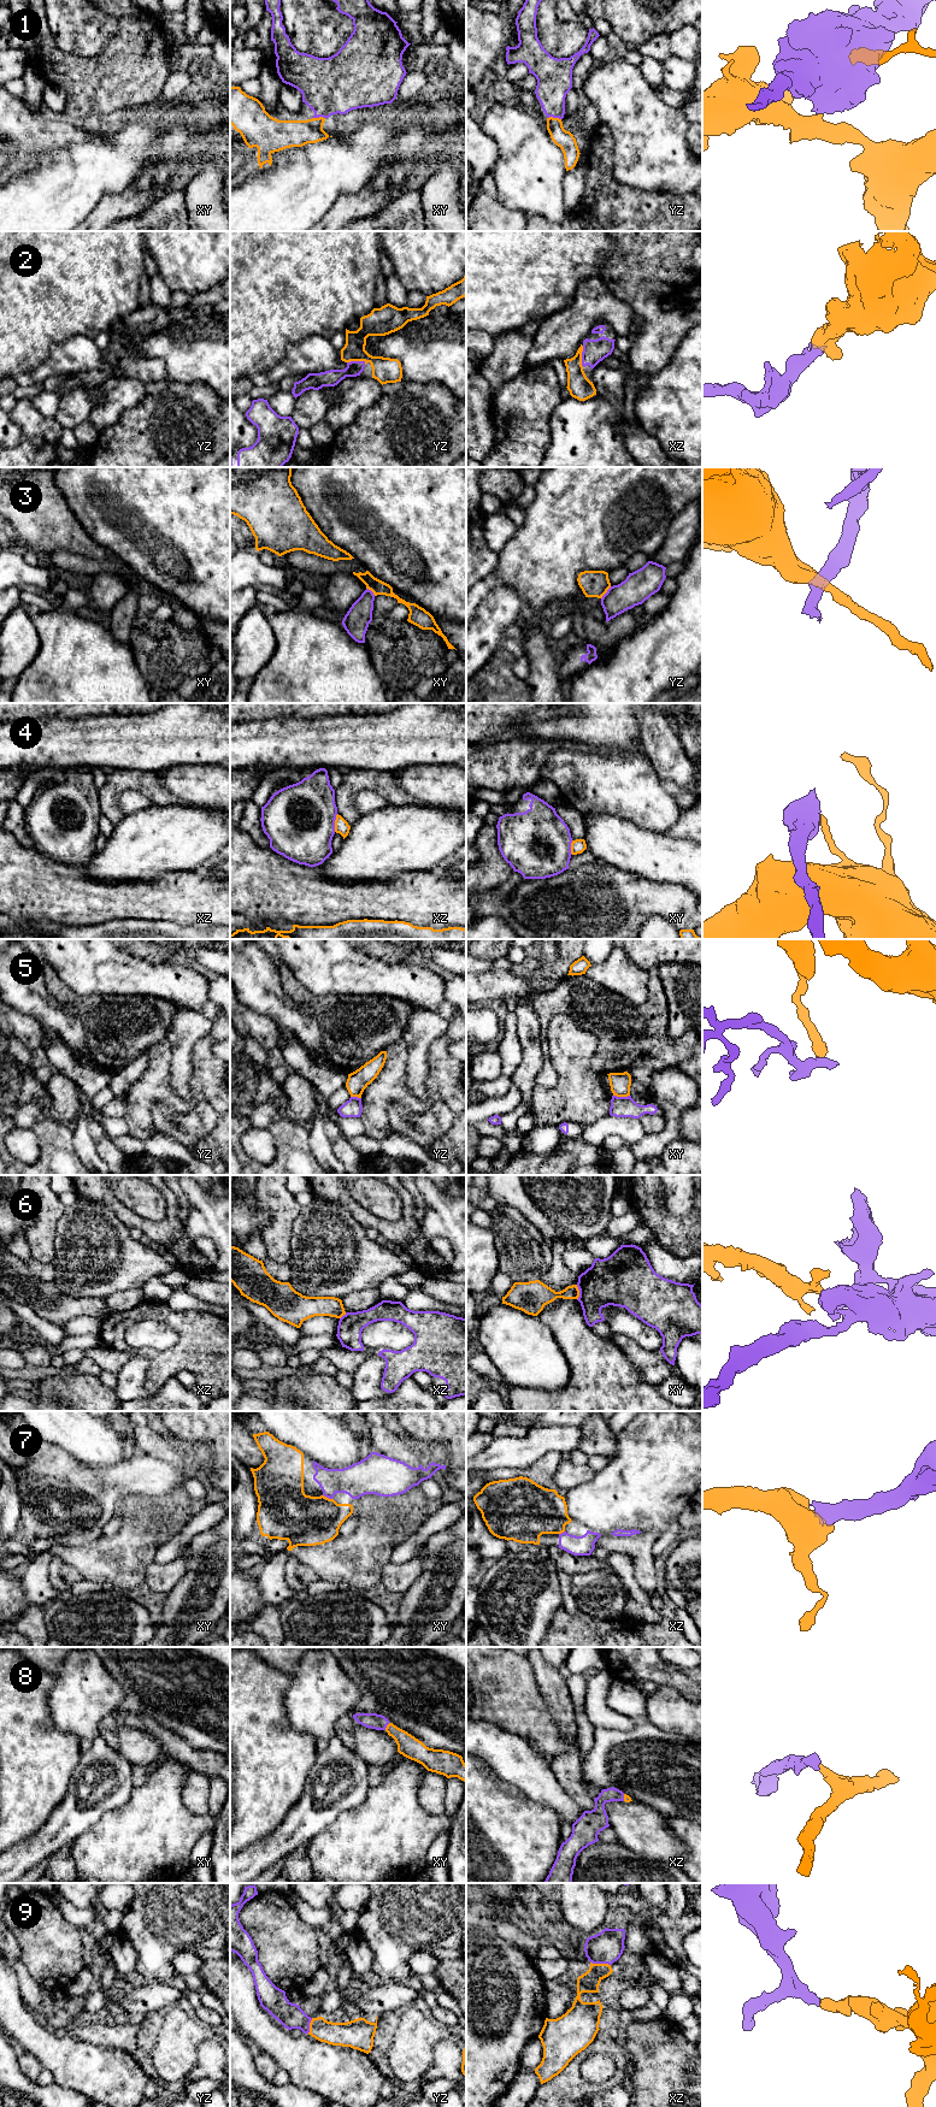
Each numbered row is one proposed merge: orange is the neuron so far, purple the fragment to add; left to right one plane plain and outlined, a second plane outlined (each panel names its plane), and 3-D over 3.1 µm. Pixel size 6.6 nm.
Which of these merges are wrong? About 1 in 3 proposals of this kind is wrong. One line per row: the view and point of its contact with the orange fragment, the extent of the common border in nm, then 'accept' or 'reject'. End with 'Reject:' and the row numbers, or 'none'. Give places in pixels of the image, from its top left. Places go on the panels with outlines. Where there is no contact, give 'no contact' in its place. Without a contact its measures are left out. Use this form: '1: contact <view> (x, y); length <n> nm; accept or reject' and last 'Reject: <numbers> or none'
1: contact yz (554, 118); length 100 nm; reject
2: contact xz (581, 356); length 140 nm; accept
3: contact yz (606, 591); length 110 nm; reject
4: contact xz (335, 822); length 120 nm; reject
5: contact xy (622, 1096); length 110 nm; reject
6: contact xy (578, 1292); length 100 nm; reject
7: contact xy (328, 1498); length 80 nm; accept
8: contact xy (387, 1727); length 60 nm; accept
9: contact xz (600, 1964); length 140 nm; accept
Reject: 1, 3, 4, 5, 6

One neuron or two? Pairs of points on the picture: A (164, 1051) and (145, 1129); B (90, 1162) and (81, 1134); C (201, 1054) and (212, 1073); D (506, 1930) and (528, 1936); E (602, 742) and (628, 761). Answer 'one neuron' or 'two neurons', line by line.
A: one neuron
B: one neuron
C: one neuron
D: one neuron
E: two neurons

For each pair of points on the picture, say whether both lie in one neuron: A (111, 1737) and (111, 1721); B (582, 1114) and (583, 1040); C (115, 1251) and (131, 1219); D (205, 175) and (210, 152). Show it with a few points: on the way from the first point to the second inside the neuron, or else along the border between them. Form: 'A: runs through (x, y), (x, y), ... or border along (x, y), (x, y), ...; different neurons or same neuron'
A: runs through (111, 1734), (111, 1724); same neuron
B: runs through (582, 1096), (582, 1058); same neuron
C: border along (109, 1207), (129, 1228); different neurons
D: border along (213, 161), (202, 159), (188, 181); different neurons

